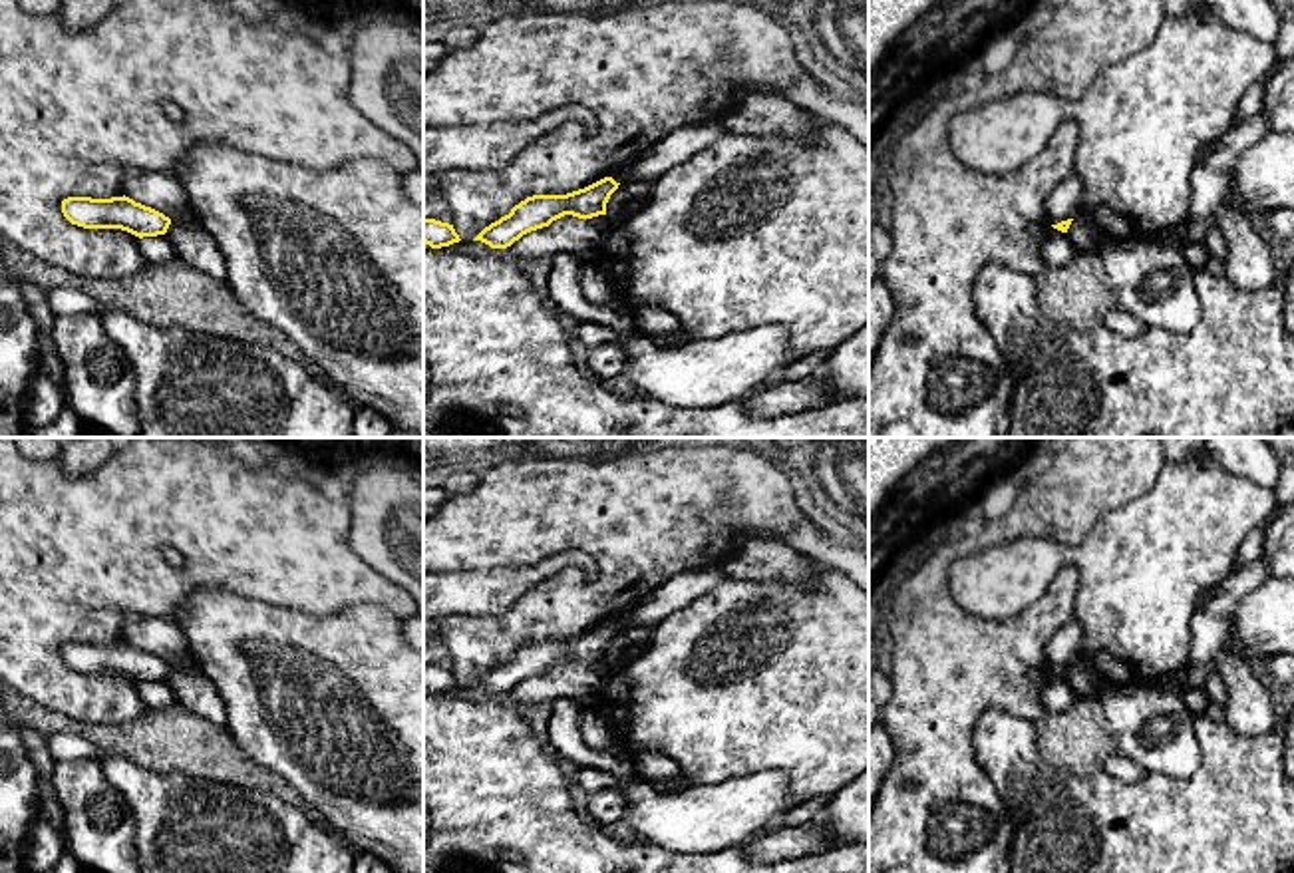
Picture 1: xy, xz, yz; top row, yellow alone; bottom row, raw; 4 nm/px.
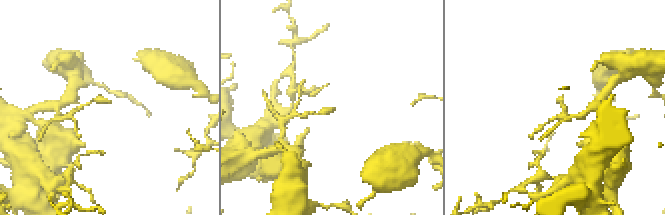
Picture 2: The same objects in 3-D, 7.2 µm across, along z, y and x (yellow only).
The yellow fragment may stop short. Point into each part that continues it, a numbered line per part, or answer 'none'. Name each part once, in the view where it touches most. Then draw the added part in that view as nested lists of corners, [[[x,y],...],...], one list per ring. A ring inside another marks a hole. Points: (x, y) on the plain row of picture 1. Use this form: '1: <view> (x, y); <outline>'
none

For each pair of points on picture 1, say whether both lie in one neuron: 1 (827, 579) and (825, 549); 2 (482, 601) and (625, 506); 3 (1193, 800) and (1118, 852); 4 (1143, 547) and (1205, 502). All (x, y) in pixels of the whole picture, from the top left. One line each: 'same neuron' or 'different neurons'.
1: different neurons
2: different neurons
3: same neuron
4: same neuron

